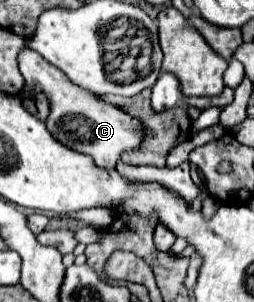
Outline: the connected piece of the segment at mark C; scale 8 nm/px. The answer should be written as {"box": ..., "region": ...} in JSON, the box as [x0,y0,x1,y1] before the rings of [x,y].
{"box":[19,49,145,169],"region":[[[27,49],[19,55],[21,75],[25,79],[25,87],[21,91],[21,97],[33,97],[37,93],[43,93],[49,99],[49,115],[45,119],[47,131],[65,147],[89,155],[97,167],[113,169],[119,161],[119,157],[127,151],[137,151],[145,139],[145,127],[141,127],[141,119],[127,115],[123,109],[103,103],[101,97],[93,95],[91,91],[83,87],[75,87],[75,83],[69,83],[67,75],[47,63],[37,51]]]}

